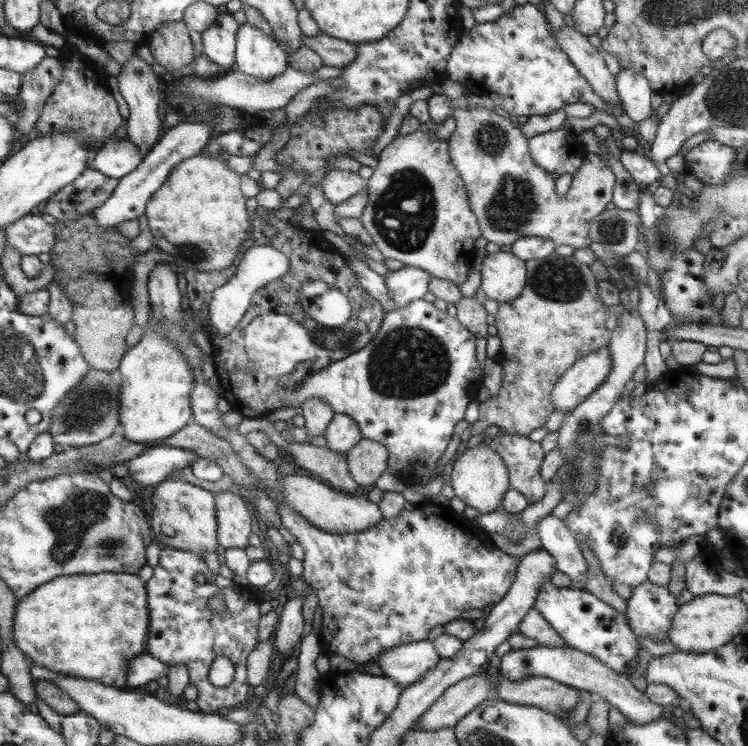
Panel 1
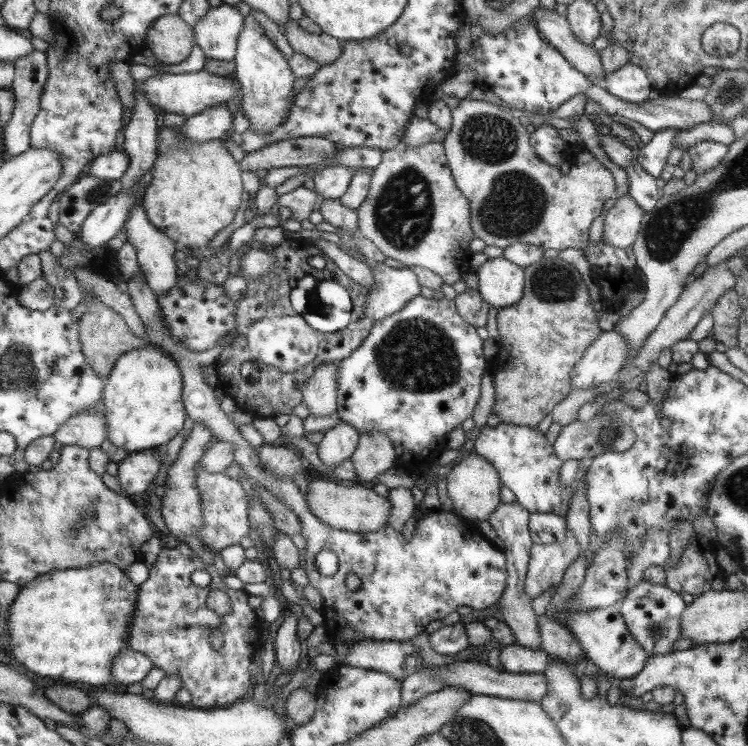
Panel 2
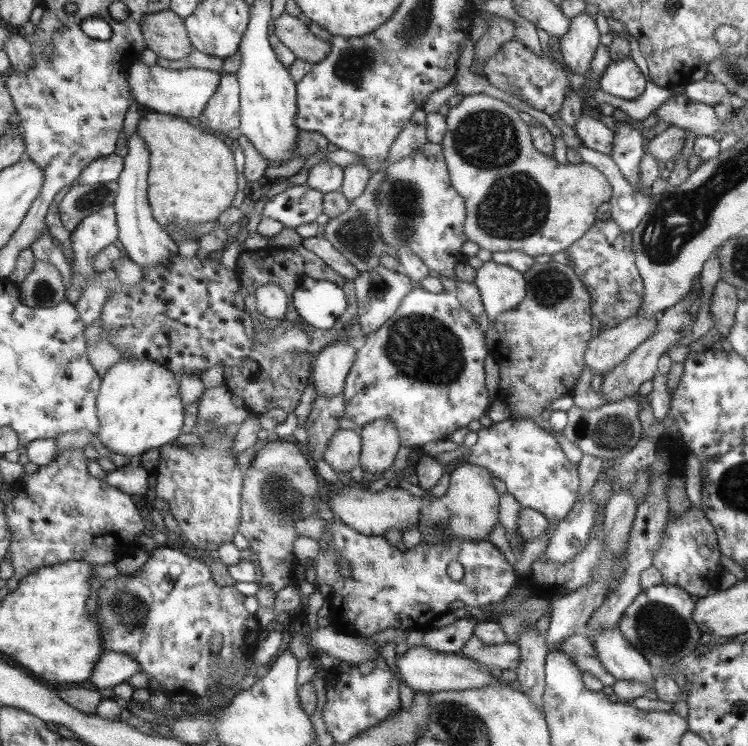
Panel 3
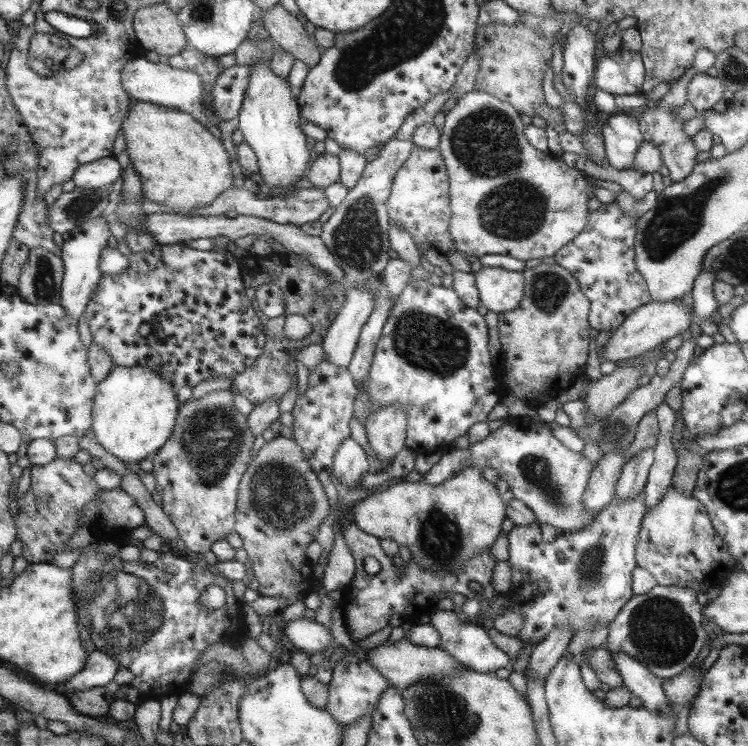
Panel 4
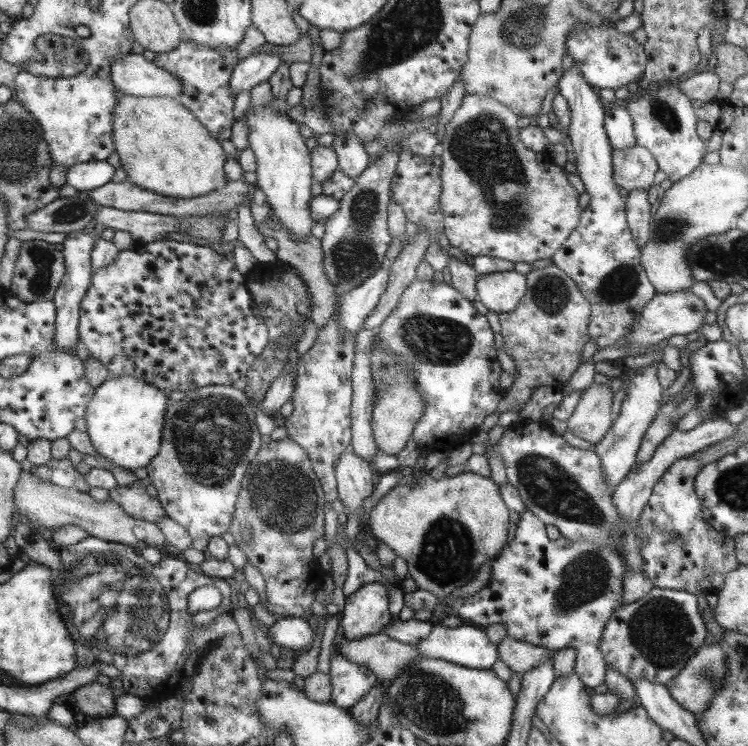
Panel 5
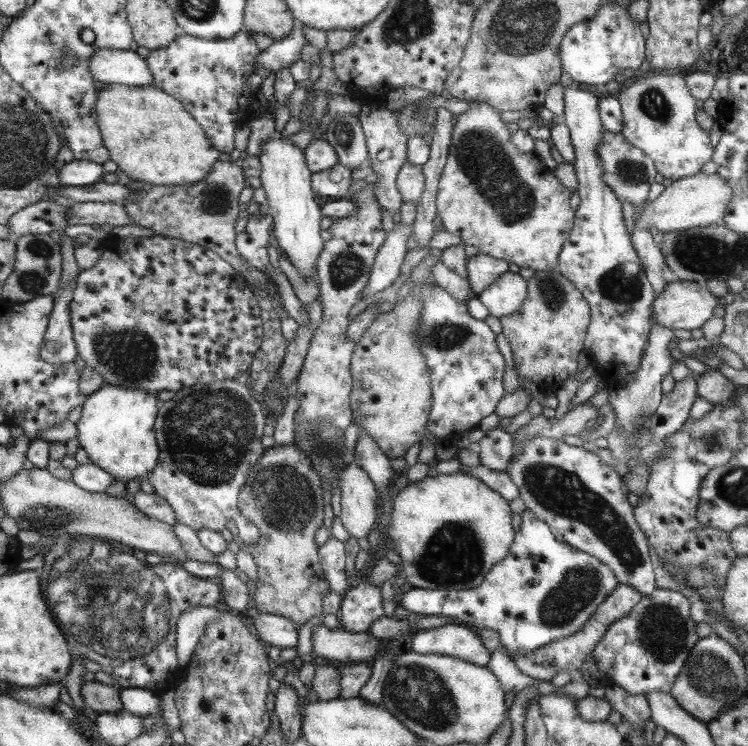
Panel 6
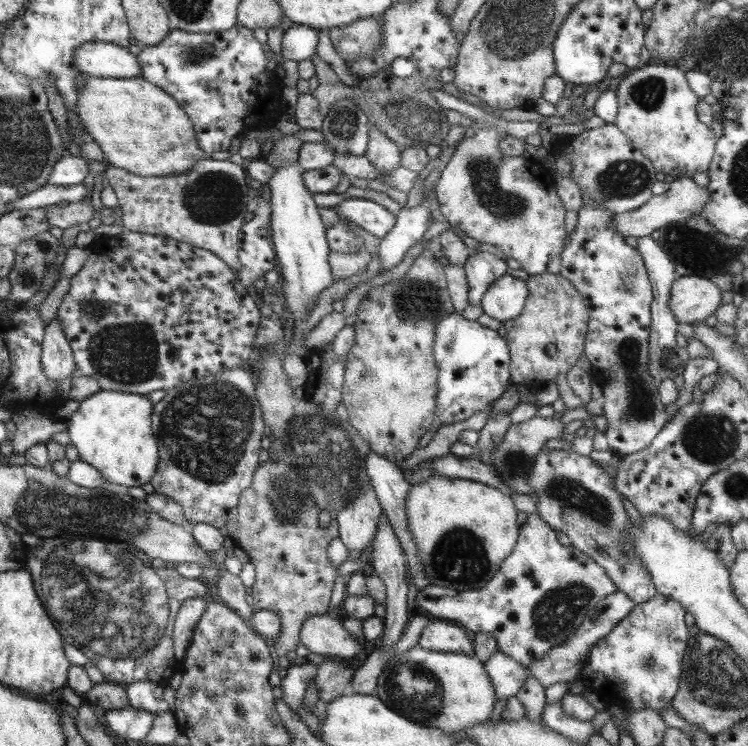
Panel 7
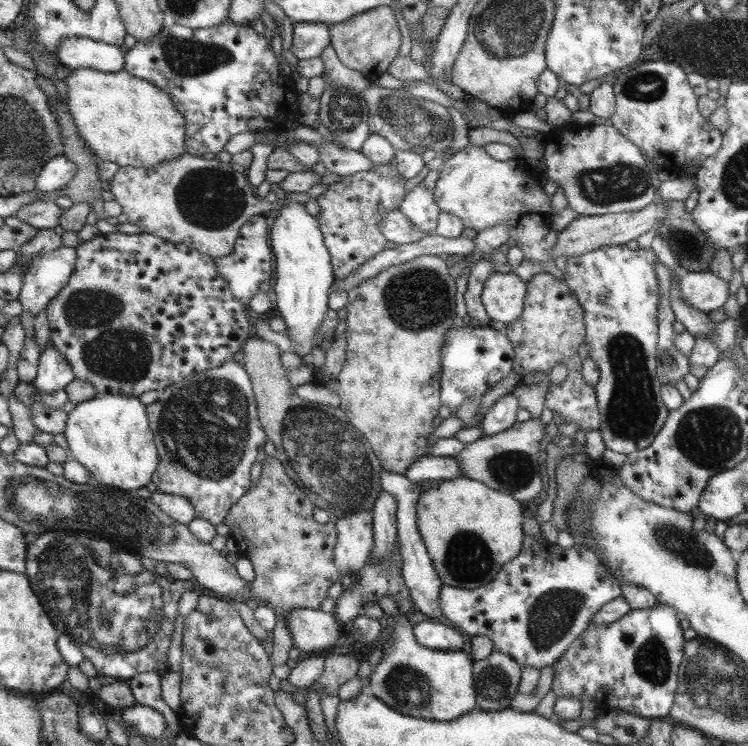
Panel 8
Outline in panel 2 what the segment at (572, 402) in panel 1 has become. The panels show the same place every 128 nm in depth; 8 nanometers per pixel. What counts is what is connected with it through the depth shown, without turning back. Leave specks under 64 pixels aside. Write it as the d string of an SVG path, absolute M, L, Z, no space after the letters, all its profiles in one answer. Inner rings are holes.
M615 329L602 331L572 368L573 389L586 390L600 383L613 384L628 359L631 346Z

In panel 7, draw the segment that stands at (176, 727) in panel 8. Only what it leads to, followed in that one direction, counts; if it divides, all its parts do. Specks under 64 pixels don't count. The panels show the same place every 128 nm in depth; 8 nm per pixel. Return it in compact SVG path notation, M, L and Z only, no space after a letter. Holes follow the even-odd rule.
M135 679L124 686L129 708L152 712L154 715L167 712L167 703L163 699L163 687L147 679Z

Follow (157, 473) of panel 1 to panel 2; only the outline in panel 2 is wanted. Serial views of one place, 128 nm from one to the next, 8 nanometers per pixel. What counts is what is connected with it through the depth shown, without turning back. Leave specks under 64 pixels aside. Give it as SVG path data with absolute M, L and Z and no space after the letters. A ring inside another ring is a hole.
M155 448L129 453L124 460L117 463L117 484L124 494L127 496L145 494L147 485L156 476L161 460L165 456L163 451Z

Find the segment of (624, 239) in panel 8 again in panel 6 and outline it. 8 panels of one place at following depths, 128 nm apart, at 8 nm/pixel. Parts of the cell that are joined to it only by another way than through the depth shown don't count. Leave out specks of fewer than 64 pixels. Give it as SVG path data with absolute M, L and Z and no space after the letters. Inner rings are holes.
M698 172L693 176L680 178L666 186L656 199L644 203L640 215L634 220L634 227L648 229L653 226L663 234L667 231L717 224L727 212L728 202L732 199L731 194L727 181L716 173L706 175Z

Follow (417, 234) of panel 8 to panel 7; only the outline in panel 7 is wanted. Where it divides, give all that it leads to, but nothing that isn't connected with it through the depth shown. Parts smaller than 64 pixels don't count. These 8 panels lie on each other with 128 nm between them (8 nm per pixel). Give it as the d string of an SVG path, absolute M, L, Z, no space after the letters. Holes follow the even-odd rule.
M351 197L333 206L339 215L347 217L350 222L360 226L377 238L383 238L396 223L396 216L381 205L369 199Z

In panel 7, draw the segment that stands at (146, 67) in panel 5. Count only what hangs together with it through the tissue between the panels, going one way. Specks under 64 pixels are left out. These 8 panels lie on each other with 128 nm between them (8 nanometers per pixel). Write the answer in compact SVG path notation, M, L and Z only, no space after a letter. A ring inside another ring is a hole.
M83 43L75 48L75 65L83 74L96 77L131 78L140 76L135 55L111 43Z

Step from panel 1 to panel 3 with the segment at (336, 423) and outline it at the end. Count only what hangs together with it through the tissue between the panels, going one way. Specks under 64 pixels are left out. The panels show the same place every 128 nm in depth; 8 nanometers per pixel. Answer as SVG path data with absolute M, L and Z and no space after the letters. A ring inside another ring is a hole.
M338 430L333 433L327 449L322 455L325 461L337 474L347 473L360 466L360 435L352 430Z

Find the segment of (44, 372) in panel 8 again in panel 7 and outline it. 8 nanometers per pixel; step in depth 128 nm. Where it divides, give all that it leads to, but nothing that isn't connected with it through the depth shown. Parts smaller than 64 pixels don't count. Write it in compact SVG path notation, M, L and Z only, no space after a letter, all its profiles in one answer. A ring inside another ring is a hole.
M57 316L45 327L41 363L49 380L55 382L71 377L76 370L72 348L61 329L61 322L57 321Z

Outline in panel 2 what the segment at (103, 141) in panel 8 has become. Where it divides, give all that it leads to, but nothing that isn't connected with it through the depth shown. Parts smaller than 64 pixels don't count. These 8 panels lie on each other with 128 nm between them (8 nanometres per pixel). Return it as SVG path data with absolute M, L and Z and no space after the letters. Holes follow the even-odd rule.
M163 125L159 132L157 156L150 168L151 182L144 188L142 207L148 219L170 237L177 250L209 257L207 242L233 220L241 198L239 166L219 139L188 143L177 128Z

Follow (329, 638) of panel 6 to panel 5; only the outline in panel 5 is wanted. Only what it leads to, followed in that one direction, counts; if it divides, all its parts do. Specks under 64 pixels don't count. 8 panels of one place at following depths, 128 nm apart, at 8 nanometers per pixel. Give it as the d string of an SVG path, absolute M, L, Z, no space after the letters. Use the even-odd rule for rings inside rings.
M384 632L353 640L338 637L332 652L339 653L353 664L365 665L385 684L407 669L415 659L423 657L414 645L393 640Z

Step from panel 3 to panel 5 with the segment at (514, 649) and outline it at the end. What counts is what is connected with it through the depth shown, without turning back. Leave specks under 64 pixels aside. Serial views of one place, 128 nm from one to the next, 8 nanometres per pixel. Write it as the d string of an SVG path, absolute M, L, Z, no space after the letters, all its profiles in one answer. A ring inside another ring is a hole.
M468 623L455 628L432 624L429 634L414 647L425 658L449 661L465 668L477 670L489 669L493 663L499 660L496 645L489 642L483 629Z

